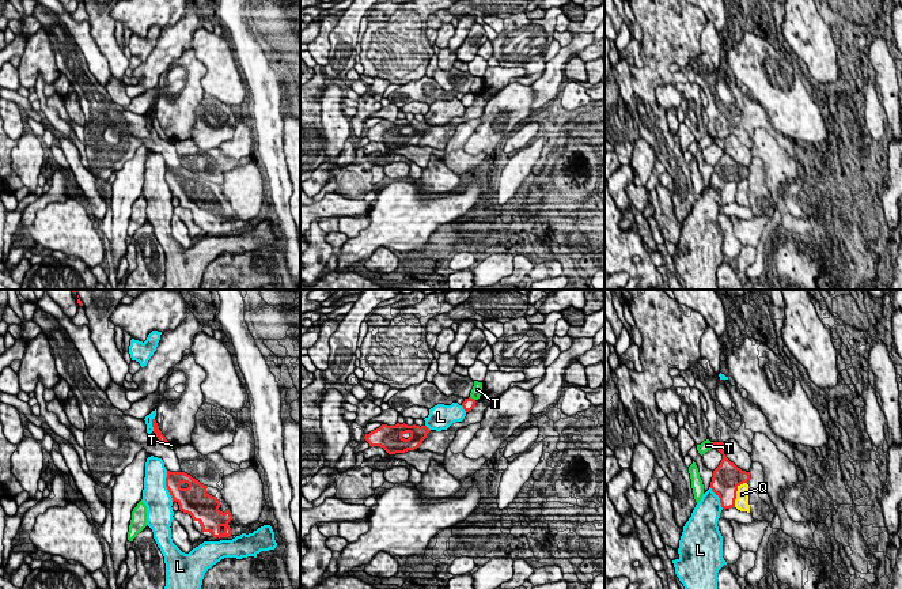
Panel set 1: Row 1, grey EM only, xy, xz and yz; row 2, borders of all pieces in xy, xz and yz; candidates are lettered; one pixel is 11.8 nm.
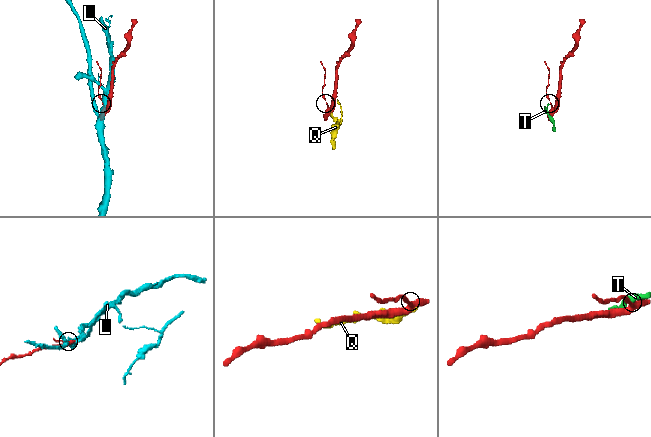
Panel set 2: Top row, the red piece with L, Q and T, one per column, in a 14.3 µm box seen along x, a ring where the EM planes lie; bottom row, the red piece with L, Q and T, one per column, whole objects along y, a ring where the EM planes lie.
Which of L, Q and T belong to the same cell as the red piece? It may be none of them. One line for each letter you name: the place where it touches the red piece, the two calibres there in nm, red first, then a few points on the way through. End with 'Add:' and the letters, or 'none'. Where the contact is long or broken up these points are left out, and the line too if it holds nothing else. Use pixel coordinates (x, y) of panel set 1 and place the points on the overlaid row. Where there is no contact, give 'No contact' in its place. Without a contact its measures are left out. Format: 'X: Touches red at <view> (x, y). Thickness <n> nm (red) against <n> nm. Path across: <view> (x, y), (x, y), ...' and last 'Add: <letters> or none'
Add: none

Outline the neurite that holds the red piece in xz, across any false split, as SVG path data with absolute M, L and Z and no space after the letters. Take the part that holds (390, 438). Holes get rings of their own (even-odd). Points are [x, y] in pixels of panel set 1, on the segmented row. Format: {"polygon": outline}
{"polygon": "M382 424L379 428L365 434L364 439L369 446L380 446L389 454L395 454L420 448L429 431L427 426Z"}

